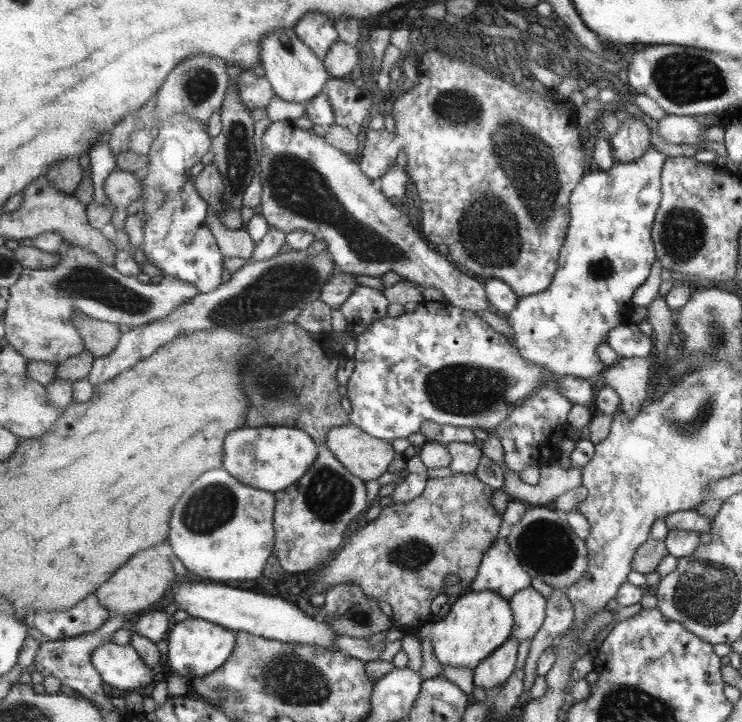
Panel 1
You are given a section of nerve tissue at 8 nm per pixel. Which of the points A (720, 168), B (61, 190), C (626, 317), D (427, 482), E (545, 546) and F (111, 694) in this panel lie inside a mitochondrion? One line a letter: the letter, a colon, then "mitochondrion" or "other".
A: other
B: other
C: other
D: other
E: mitochondrion
F: other

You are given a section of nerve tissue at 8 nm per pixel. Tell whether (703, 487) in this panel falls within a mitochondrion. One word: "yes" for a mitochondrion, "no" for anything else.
no

